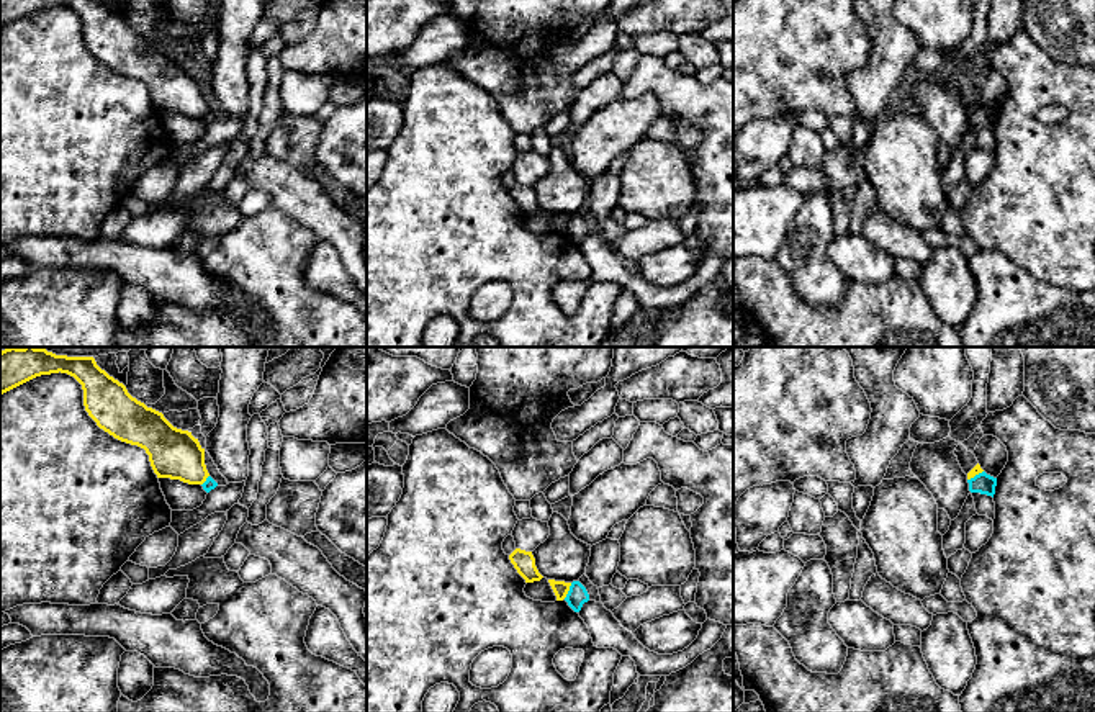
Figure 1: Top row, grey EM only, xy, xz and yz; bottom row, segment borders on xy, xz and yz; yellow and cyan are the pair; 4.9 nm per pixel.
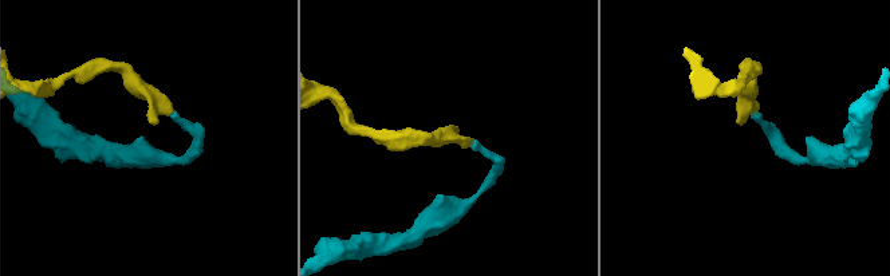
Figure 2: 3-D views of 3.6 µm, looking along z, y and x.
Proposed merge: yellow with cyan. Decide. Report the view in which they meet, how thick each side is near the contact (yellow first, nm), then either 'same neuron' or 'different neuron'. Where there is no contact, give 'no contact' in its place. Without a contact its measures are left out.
contact in xz; calibres 80 and 100 nm; different neuron

